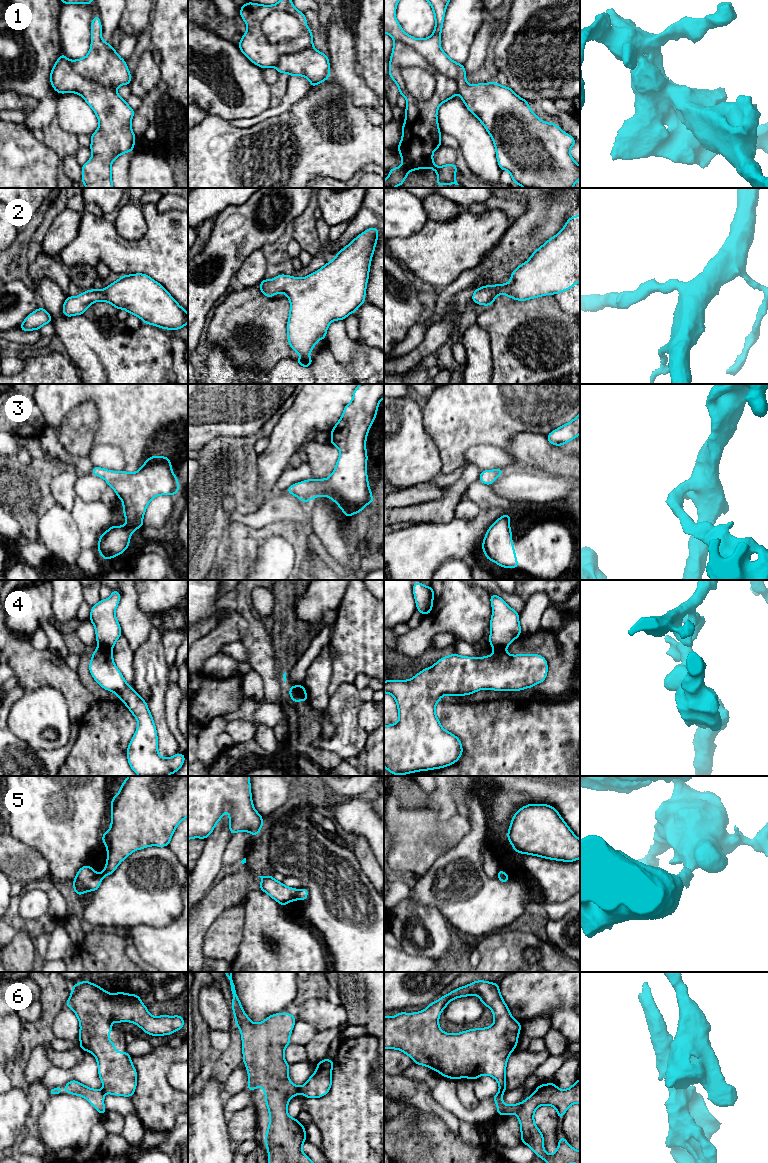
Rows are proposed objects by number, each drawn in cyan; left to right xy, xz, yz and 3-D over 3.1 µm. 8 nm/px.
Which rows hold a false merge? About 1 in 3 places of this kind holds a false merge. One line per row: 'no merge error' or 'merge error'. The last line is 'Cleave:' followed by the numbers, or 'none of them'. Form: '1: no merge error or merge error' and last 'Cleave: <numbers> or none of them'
1: merge error
2: no merge error
3: no merge error
4: merge error
5: merge error
6: merge error
Cleave: 1, 4, 5, 6

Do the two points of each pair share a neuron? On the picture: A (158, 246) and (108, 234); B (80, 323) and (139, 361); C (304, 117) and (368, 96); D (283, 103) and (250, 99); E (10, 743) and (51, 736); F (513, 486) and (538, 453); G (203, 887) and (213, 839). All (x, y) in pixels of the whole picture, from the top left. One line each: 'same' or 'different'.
A: same
B: same
C: different
D: different
E: different
F: different
G: same

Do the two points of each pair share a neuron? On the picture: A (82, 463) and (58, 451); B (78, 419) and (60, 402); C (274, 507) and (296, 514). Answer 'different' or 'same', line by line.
A: same
B: different
C: same

